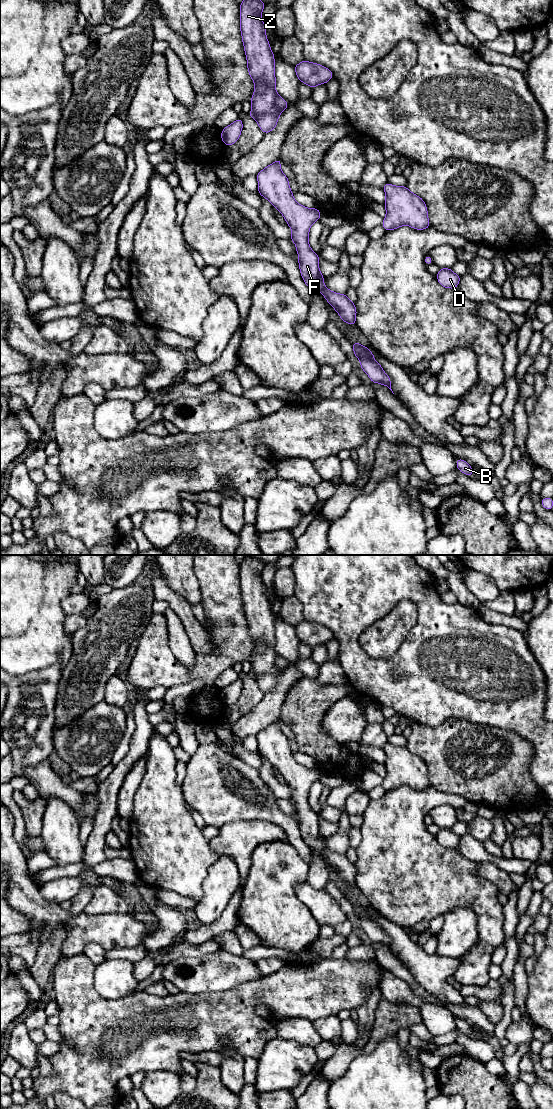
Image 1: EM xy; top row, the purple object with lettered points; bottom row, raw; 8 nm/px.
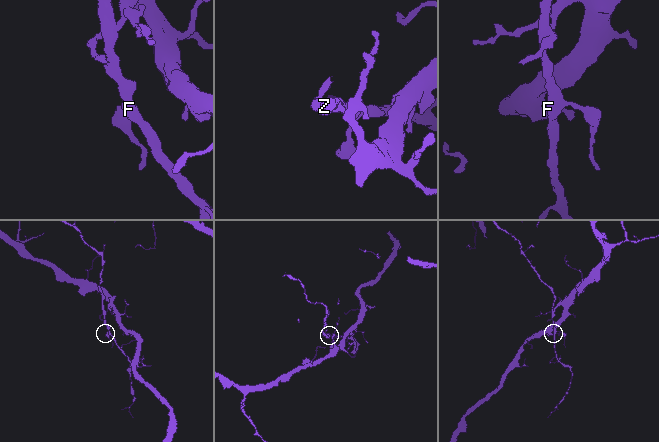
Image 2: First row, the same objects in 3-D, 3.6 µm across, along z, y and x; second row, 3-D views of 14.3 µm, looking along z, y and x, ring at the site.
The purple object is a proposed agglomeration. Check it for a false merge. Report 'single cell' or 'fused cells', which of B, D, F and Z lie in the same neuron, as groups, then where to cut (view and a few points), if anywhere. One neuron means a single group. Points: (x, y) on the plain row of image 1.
fused cells; groups B F Z / D; cut xy (278, 655), (276, 665), (282, 670)

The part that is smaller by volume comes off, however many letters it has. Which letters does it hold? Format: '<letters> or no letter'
B, F, Z

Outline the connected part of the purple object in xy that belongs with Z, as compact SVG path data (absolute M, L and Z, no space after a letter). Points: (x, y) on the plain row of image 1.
M247 555L244 558L240 563L240 591L247 619L248 633L254 642L254 653L250 663L256 674L256 682L259 688L264 694L267 694L276 688L282 670L276 666L279 655L276 651L275 616L266 596L268 588L261 577L265 565L266 563L254 555Z

